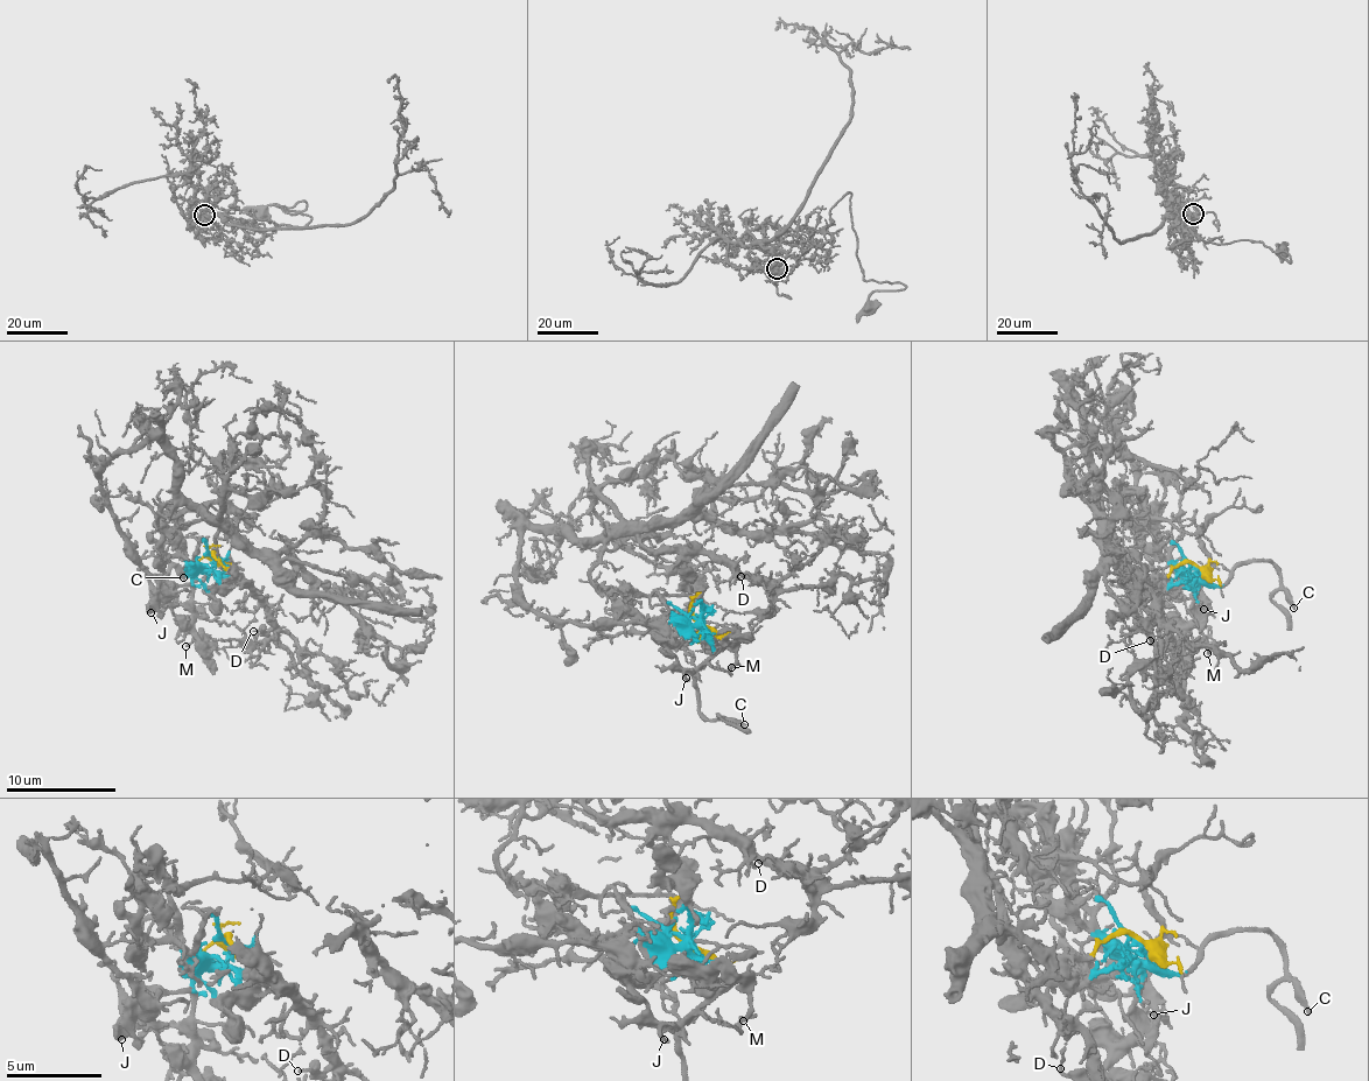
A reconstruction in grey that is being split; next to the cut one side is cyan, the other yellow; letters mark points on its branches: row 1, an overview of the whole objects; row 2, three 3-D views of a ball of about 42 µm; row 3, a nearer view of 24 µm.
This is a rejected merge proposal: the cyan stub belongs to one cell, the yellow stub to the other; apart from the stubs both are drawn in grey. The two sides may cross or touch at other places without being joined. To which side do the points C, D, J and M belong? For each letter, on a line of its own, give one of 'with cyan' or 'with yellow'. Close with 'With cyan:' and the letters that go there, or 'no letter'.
C: with cyan
D: with yellow
J: with cyan
M: with cyan
With cyan: C, J, M

